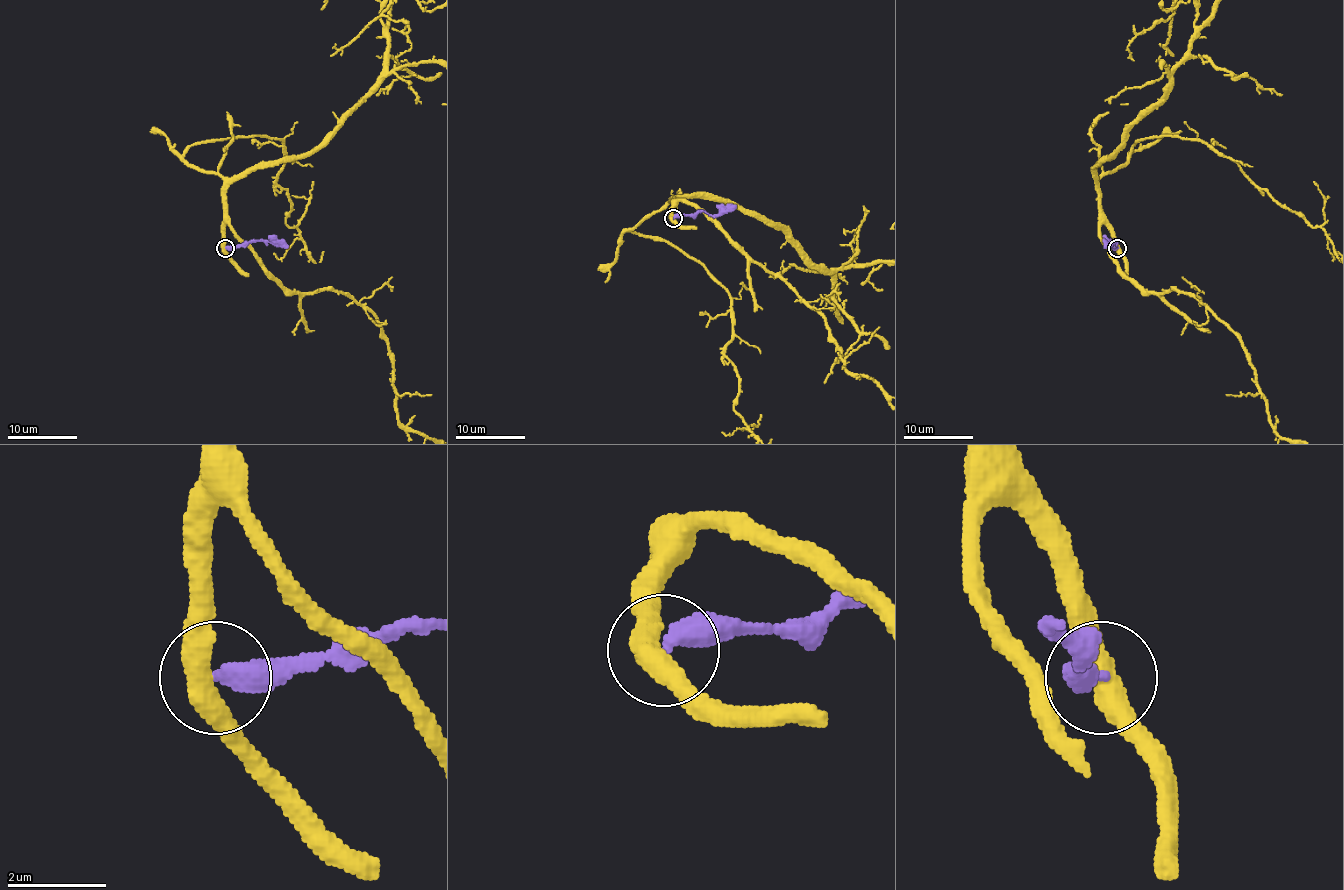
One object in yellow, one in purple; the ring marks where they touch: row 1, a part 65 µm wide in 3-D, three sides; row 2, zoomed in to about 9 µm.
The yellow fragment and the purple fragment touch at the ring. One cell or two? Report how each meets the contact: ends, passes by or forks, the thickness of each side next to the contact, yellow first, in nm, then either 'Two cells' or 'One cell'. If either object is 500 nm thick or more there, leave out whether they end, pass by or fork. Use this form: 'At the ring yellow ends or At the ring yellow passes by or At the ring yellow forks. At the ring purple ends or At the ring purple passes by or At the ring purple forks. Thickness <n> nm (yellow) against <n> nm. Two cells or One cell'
At the ring yellow passes by. At the ring purple ends. Thickness 460 nm (yellow) against 420 nm. Two cells

